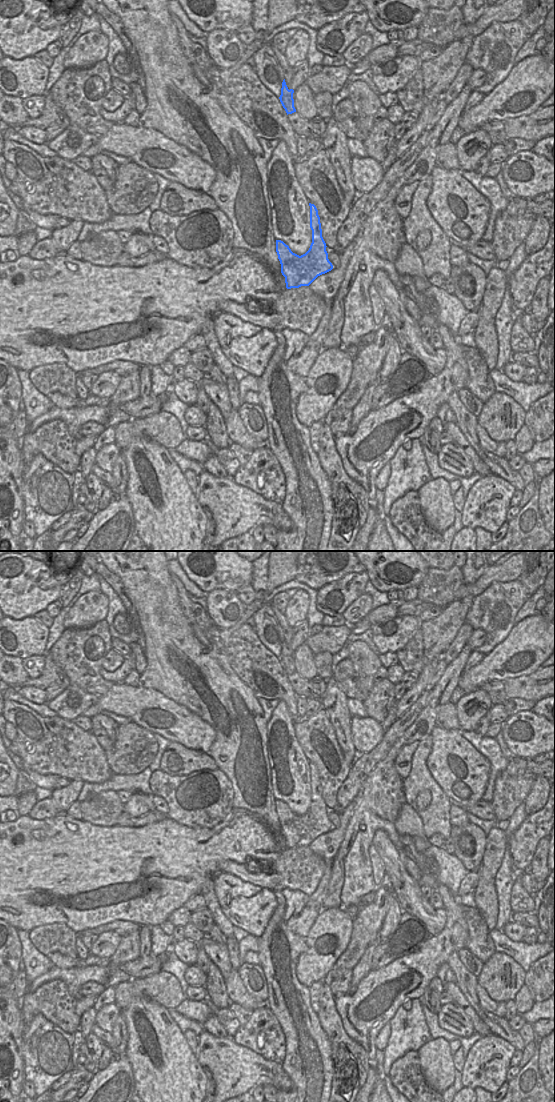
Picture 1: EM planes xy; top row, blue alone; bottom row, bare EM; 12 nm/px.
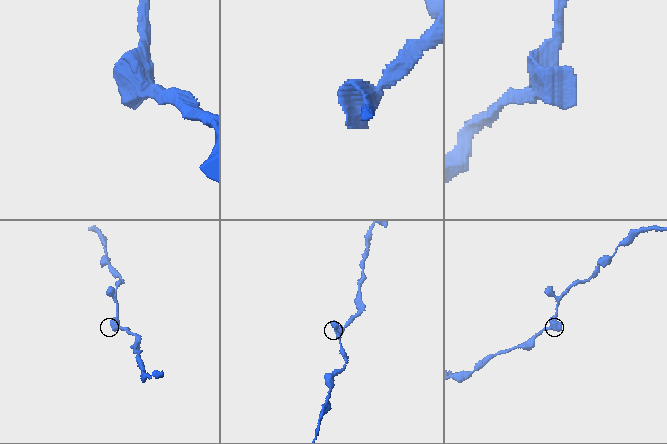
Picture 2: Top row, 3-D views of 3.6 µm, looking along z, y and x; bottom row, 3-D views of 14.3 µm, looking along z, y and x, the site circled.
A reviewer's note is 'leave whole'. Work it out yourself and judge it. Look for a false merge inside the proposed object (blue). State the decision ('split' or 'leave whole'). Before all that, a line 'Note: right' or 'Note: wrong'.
Note: right
leave whole

